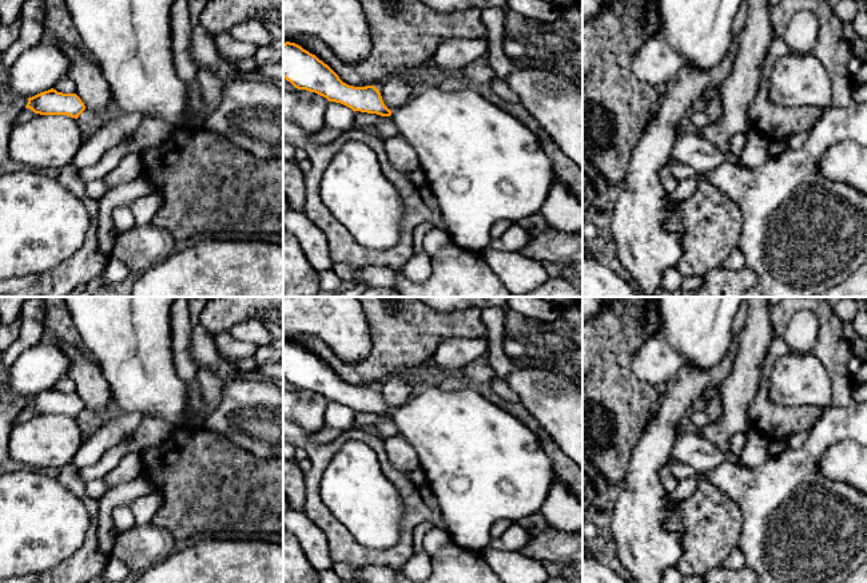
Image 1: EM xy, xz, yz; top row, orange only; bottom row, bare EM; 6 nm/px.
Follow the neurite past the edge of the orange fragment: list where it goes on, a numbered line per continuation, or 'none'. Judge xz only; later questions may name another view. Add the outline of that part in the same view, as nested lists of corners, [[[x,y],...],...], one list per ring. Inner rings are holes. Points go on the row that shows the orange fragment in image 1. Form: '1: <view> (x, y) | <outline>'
1: xz (482, 165) | [[[427,87],[390,115],[398,134],[414,148],[429,189],[436,195],[453,243],[469,251],[489,246],[489,231],[497,221],[517,222],[540,213],[556,177],[554,164],[537,136],[520,120],[469,88],[445,92]]]

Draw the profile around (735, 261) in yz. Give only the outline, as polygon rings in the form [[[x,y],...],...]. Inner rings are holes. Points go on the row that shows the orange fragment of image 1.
[[[735,247],[729,257],[721,263],[720,267],[728,269],[728,270],[739,270],[745,266],[744,255],[740,250],[740,247]]]

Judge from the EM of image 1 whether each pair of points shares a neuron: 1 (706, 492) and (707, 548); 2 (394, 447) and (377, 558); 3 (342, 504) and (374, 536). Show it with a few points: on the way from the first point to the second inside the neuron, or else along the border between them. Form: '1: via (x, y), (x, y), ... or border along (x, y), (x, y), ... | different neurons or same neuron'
1: via (706, 506), (707, 535) | same neuron
2: border along (384, 439), (394, 467), (418, 468) | different neurons
3: via (350, 511), (368, 528) | same neuron

